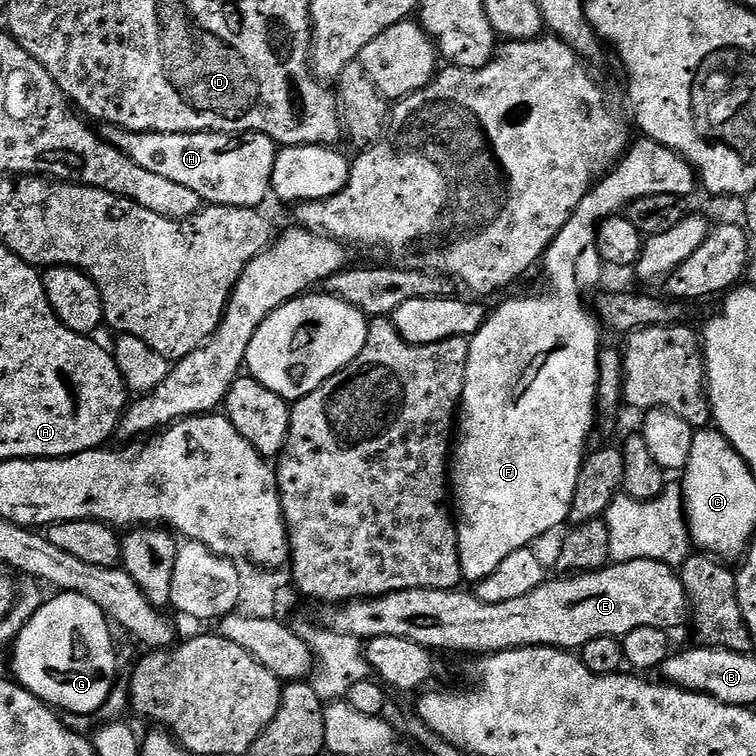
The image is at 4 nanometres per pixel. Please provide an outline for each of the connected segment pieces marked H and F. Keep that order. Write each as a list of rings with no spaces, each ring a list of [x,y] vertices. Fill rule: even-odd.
[[[111,126],[102,135],[126,158],[138,162],[138,166],[179,182],[194,190],[205,205],[260,208],[263,200],[272,192],[272,175],[278,146],[266,134],[257,132],[187,132],[186,134],[162,134],[161,132],[128,132]]]
[[[640,138],[640,141],[633,143],[625,151],[621,161],[603,177],[593,188],[582,198],[582,202],[574,210],[574,214],[566,222],[566,226],[552,240],[552,244],[542,257],[542,269],[548,275],[548,284],[552,287],[552,292],[556,296],[516,296],[513,300],[508,300],[505,304],[500,304],[496,309],[487,313],[484,325],[481,326],[468,340],[468,361],[466,362],[466,382],[464,383],[464,398],[460,401],[458,409],[458,431],[454,436],[454,447],[450,452],[450,496],[454,501],[454,508],[458,515],[455,517],[456,537],[460,547],[460,565],[464,580],[479,582],[485,580],[510,554],[518,550],[535,545],[535,540],[539,536],[544,536],[547,532],[552,532],[560,523],[568,520],[568,515],[574,502],[574,486],[578,486],[578,474],[584,465],[586,449],[589,447],[588,435],[592,432],[592,423],[597,423],[598,413],[596,410],[596,387],[598,386],[598,362],[602,351],[600,344],[601,325],[597,317],[591,311],[584,309],[583,296],[595,286],[600,280],[600,268],[602,261],[600,251],[596,245],[596,233],[601,223],[609,216],[627,209],[632,201],[638,198],[646,198],[650,194],[670,194],[681,198],[688,198],[695,188],[698,188],[698,177],[687,162],[680,157],[677,152],[662,146],[658,142],[647,138]]]

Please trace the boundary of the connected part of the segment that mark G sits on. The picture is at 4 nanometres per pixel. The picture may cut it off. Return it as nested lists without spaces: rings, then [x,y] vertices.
[[[60,592],[53,600],[45,599],[41,608],[29,620],[21,634],[11,645],[10,672],[15,683],[32,692],[53,709],[65,708],[68,712],[77,712],[80,716],[88,716],[91,712],[99,713],[112,692],[116,673],[116,652],[112,649],[112,632],[110,621],[90,598],[82,598],[82,594]]]

